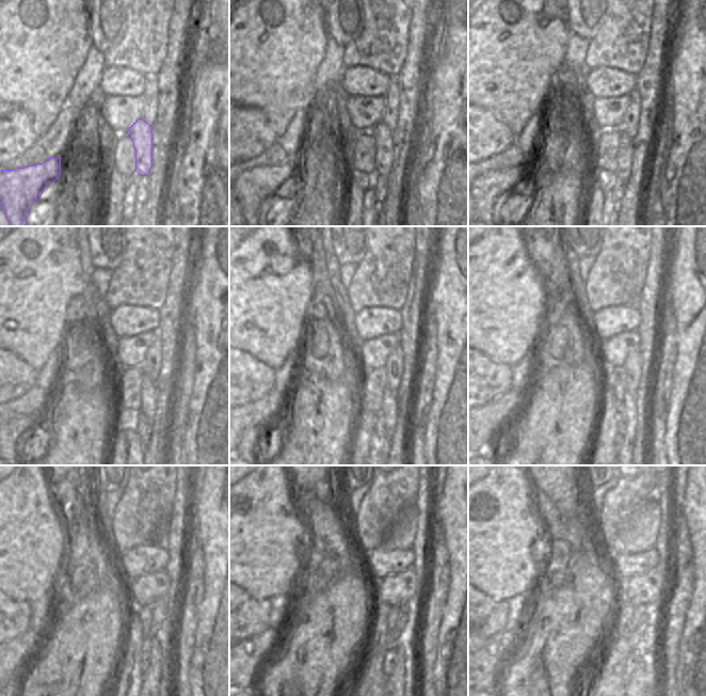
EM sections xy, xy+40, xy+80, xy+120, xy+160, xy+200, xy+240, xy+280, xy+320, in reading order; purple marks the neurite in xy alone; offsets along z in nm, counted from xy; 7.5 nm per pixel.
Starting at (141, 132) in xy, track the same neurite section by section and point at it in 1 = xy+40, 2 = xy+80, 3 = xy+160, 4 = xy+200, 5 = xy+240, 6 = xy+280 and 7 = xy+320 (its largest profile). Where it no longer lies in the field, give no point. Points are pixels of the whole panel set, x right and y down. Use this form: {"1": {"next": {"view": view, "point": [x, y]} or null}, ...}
{"1": {"next": {"view": "xy+40", "point": [382, 133]}}, "2": {"next": {"view": "xy+80", "point": [625, 148]}}, "3": {"next": {"view": "xy+160", "point": [389, 407]}}, "4": {"next": {"view": "xy+200", "point": [626, 443]}}, "5": {"next": {"view": "xy+240", "point": [150, 679]}}, "6": {"next": {"view": "xy+280", "point": [395, 682]}}, "7": {"next": {"view": "xy+320", "point": [637, 682]}}}

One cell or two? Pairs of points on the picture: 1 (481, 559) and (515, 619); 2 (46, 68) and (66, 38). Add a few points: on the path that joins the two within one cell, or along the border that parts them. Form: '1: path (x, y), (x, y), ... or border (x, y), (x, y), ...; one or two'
1: border (527, 594), (516, 594), (506, 600); two
2: path (46, 61), (59, 46); one

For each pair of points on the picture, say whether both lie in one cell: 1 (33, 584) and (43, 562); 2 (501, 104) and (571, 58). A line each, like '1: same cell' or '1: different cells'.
1: same cell
2: different cells

